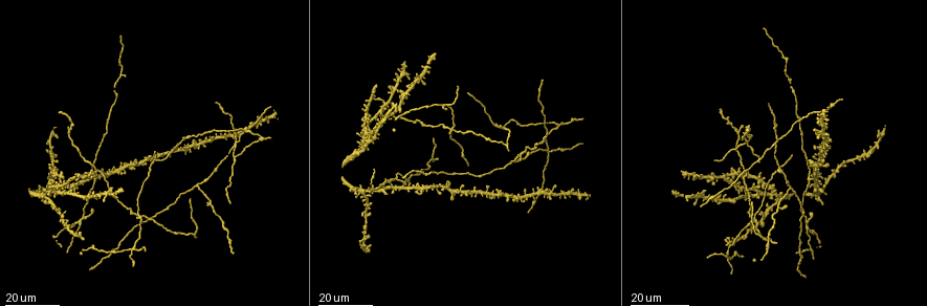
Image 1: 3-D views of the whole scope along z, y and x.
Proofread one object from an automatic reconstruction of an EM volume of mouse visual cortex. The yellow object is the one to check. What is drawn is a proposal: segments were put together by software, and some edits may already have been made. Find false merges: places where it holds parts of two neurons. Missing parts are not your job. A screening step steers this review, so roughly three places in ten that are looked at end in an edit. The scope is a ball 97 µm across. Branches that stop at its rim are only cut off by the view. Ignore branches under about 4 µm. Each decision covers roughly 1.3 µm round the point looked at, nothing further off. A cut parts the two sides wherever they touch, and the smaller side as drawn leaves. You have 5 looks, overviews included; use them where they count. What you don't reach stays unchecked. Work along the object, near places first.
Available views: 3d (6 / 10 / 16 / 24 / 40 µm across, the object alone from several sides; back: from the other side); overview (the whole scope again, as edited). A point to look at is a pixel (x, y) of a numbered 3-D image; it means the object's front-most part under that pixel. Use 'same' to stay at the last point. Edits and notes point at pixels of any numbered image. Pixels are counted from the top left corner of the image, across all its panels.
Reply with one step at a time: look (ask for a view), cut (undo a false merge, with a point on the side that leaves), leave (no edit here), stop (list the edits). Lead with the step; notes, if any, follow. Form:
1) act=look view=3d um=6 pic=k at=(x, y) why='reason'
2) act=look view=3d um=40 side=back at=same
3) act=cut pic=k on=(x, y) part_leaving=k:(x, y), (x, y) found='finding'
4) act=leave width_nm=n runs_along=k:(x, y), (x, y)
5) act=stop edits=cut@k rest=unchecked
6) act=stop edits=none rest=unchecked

act=look view=3d um=16 pic=1 at=(85, 219) why='branch point'

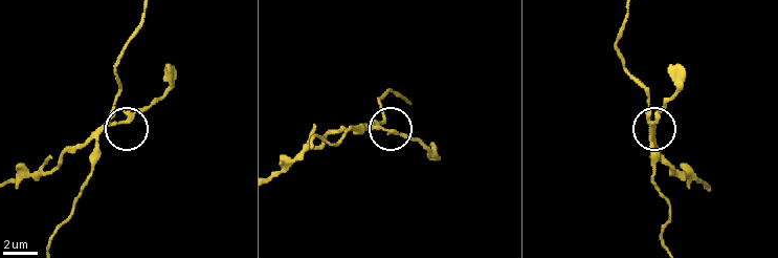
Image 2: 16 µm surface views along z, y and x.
act=look view=3d um=6 pic=2 at=(380, 127)

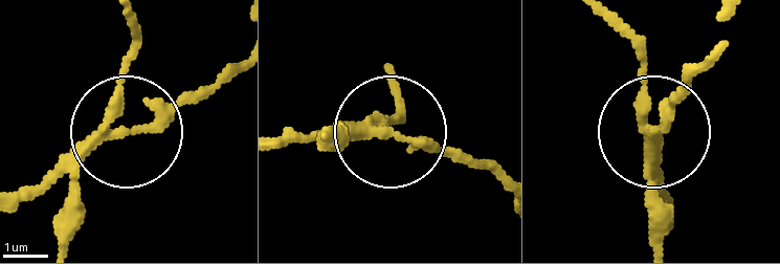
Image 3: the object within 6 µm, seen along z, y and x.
act=cut pic=3 on=(38, 194) arms=3 part_leaving=3:(87, 146), (13, 195) found='a second neuron is stuck on'

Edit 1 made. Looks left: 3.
act=look view=overview

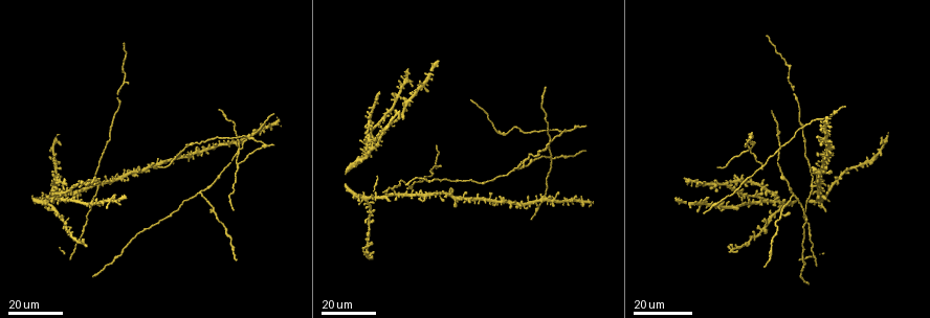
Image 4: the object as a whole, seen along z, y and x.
act=look view=3d um=16 pic=4 at=(97, 187)

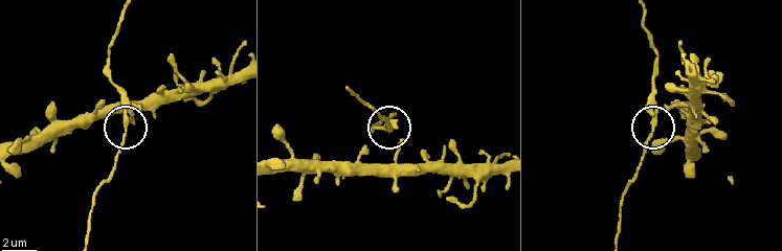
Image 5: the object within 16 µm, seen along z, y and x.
act=look view=3d um=6 pic=5 at=(125, 111) why='closer look'

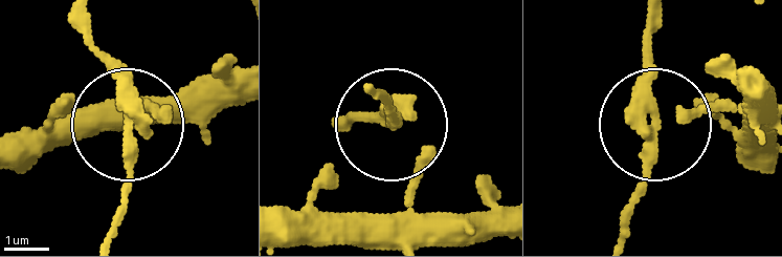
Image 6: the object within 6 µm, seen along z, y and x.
act=leave side_arm_um=42 runs_along=6:(742, 147), (742, 125), (719, 113), (652, 125), (629, 234) found='all the same neuron'

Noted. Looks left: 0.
act=stop edits=cut@3 rest=unchecked

